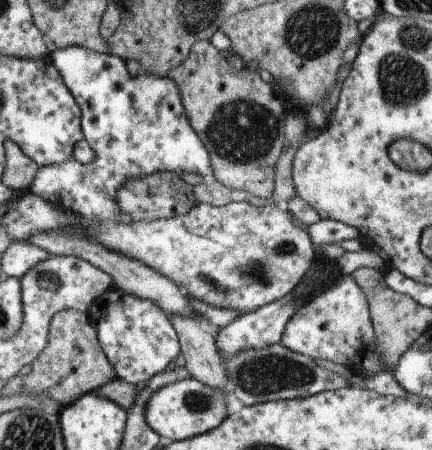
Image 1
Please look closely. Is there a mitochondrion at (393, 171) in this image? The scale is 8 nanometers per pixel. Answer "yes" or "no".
no

